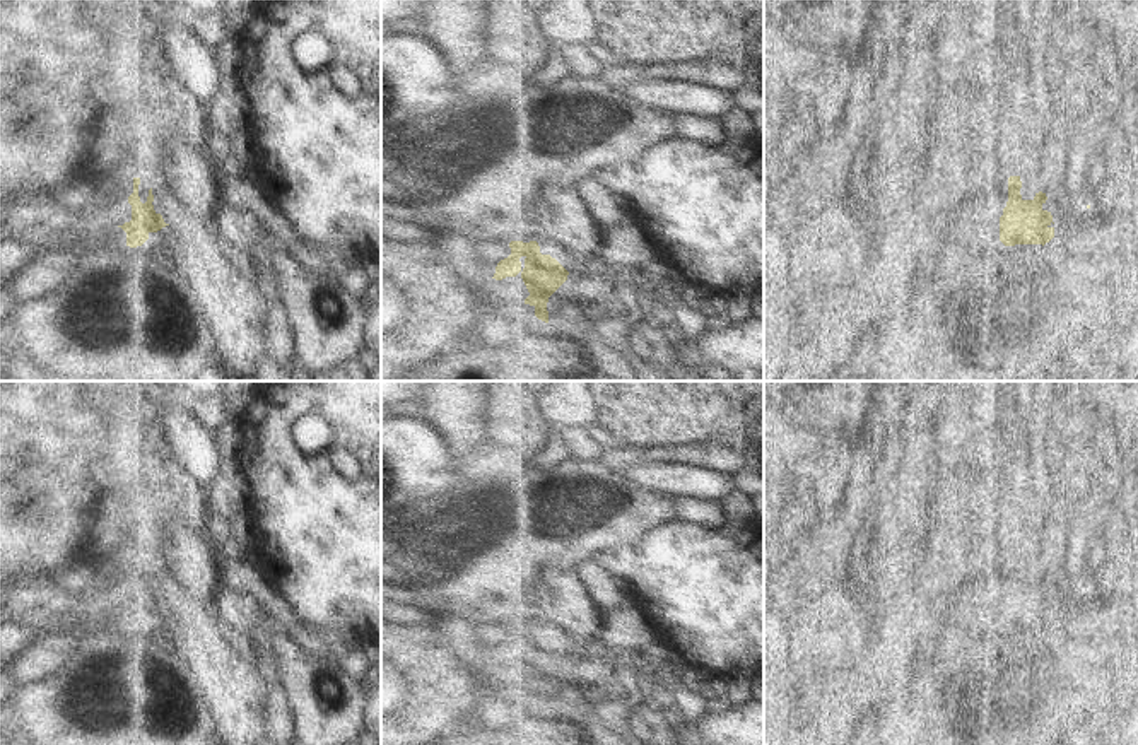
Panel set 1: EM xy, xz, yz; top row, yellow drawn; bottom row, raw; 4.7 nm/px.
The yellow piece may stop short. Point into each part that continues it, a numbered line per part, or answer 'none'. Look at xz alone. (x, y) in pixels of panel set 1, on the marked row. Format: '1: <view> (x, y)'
none

